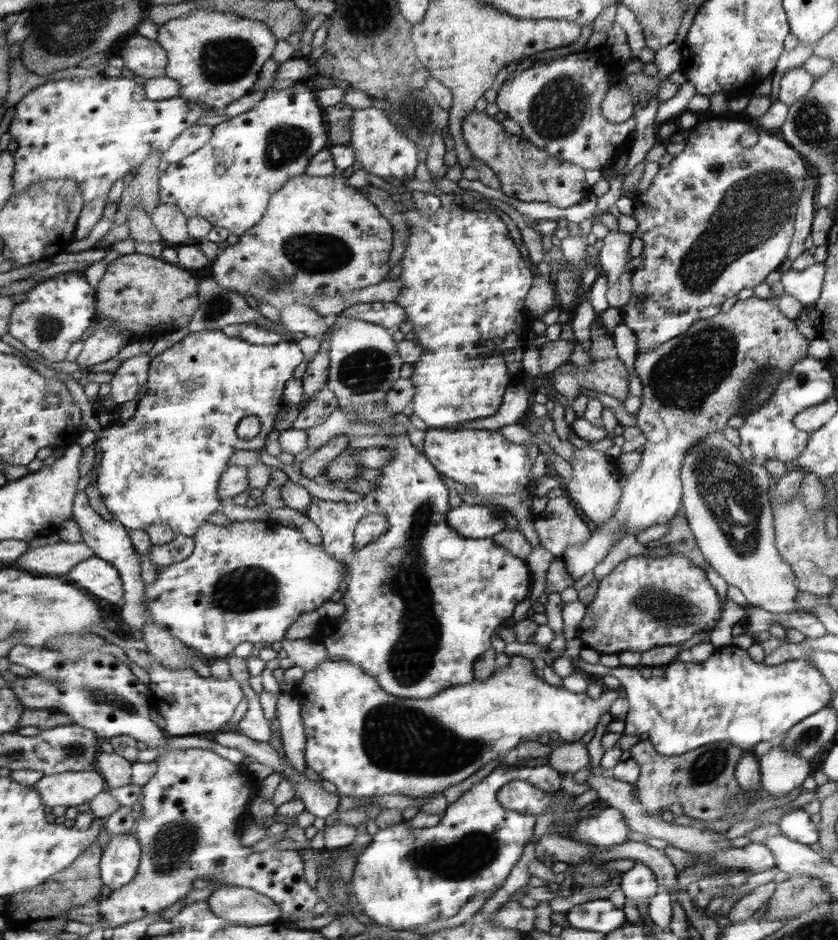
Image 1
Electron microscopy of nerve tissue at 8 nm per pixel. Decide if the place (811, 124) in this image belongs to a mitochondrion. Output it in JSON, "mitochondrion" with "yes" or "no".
{"mitochondrion":"yes"}

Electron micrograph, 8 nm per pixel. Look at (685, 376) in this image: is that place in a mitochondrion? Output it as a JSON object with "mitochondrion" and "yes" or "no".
{"mitochondrion":"yes"}

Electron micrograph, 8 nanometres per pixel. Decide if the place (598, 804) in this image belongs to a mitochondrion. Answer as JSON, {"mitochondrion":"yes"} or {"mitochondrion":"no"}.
{"mitochondrion":"no"}

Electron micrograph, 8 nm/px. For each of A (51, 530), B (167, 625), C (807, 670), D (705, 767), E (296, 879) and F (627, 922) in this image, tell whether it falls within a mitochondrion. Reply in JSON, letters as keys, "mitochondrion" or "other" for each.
{"A":"other","B":"other","C":"other","D":"mitochondrion","E":"other","F":"other"}

